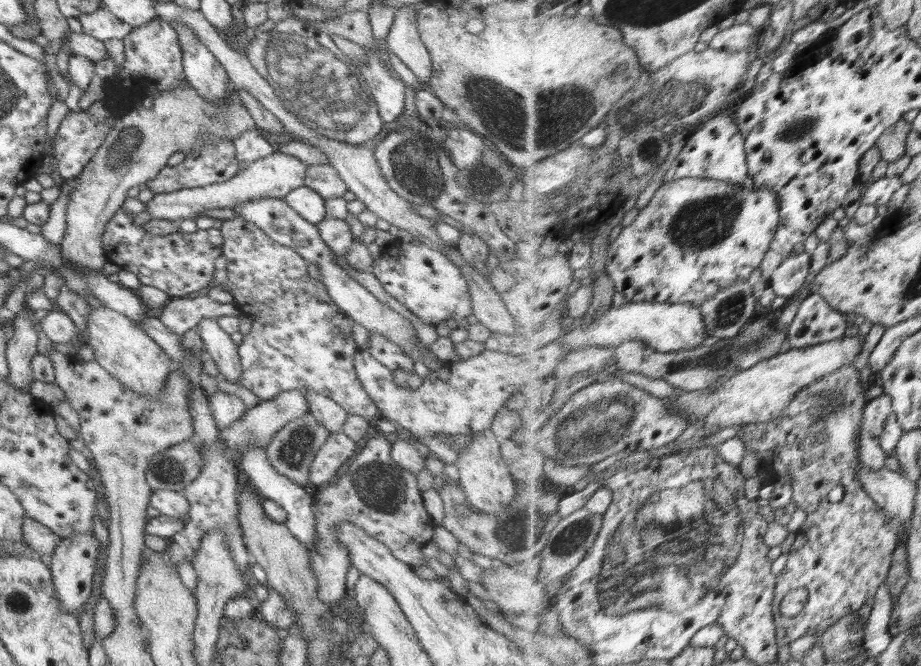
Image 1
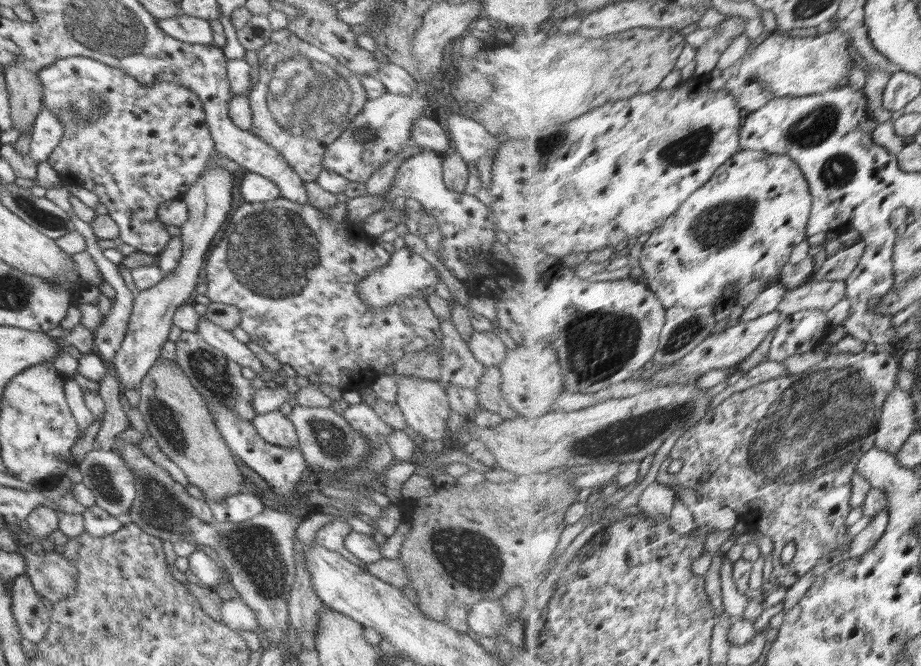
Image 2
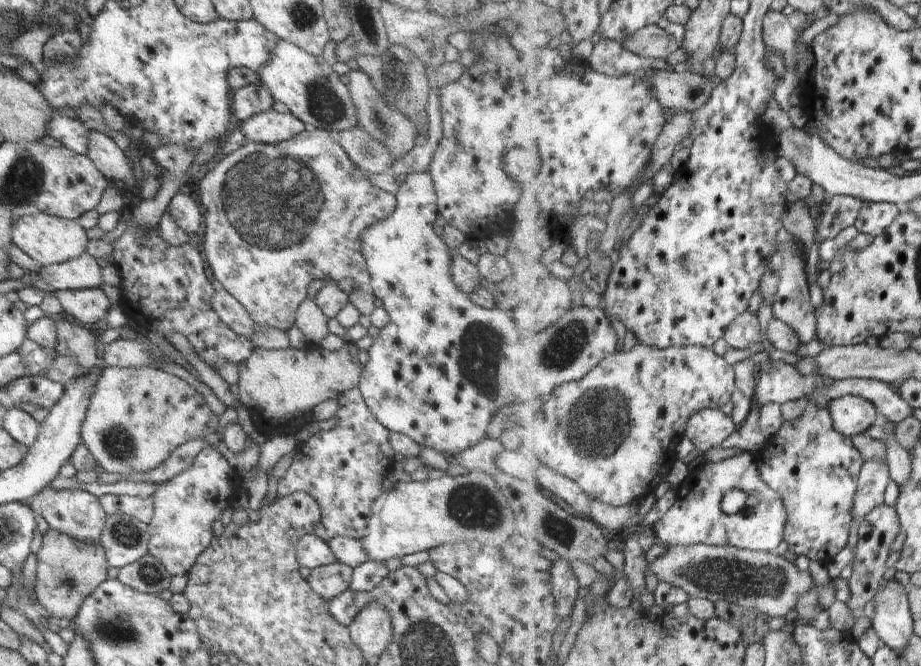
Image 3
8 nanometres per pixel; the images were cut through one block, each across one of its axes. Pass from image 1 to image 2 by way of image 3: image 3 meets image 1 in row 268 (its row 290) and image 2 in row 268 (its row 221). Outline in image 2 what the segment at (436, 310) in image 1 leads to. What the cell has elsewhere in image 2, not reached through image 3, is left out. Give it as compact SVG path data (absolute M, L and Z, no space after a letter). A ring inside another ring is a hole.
M404 247L392 252L390 262L386 266L376 268L370 276L358 282L358 295L371 308L387 308L389 304L401 300L402 297L414 296L427 301L428 295L435 292L437 282L437 270L422 256L413 254Z

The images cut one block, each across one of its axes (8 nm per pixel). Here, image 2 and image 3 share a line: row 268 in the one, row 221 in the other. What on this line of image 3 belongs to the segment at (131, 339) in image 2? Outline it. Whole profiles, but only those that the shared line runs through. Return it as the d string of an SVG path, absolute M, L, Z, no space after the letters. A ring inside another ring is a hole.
M183 190L176 193L167 210L174 222L193 239L198 232L201 232L199 228L202 226L203 211L201 206L188 194L188 191Z

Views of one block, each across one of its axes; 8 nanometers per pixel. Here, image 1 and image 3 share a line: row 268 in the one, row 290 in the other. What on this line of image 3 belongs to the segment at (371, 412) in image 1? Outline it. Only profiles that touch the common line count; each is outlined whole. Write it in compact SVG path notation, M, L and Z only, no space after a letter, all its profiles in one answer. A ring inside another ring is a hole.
M310 127L286 142L264 144L247 140L240 148L226 155L221 161L216 162L214 167L209 168L207 174L200 182L199 190L200 202L202 202L200 206L205 218L205 229L201 232L204 236L204 242L202 242L204 250L202 254L206 255L209 269L212 270L214 276L218 279L218 284L222 284L223 288L246 308L256 324L268 325L284 331L286 334L295 325L296 311L300 304L304 302L304 299L307 298L306 289L312 280L325 280L328 283L350 278L350 280L355 280L362 286L368 286L370 273L368 272L365 258L360 252L360 234L372 223L392 214L392 211L396 210L397 205L397 198L392 193L370 183L365 173L350 160L346 151L338 144L335 136L331 136L326 129Z

